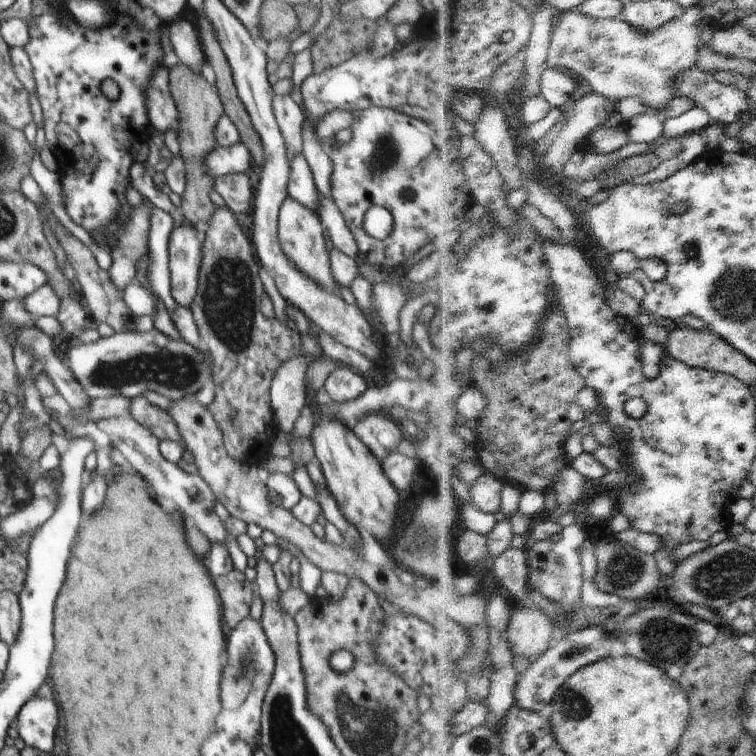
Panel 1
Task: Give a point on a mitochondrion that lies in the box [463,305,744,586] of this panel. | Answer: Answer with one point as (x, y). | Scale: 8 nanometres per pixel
(624, 568)

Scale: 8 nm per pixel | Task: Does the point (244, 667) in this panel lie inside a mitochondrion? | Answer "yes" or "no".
yes

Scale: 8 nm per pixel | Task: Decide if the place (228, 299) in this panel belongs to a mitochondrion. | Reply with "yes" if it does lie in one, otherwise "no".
yes

